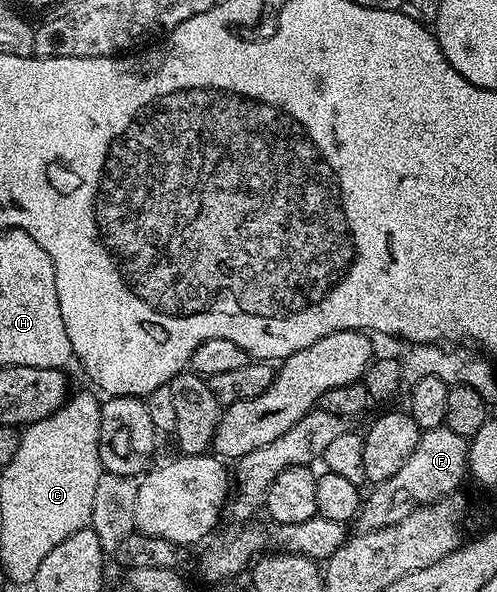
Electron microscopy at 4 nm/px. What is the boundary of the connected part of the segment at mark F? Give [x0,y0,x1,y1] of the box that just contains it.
[356,426,470,533]

